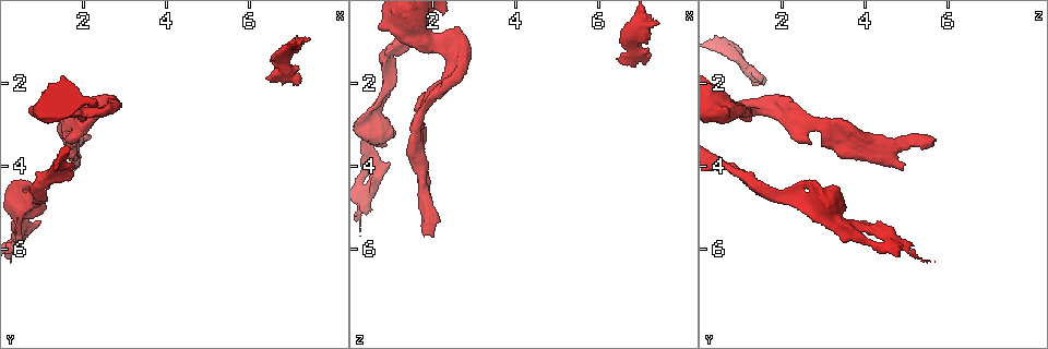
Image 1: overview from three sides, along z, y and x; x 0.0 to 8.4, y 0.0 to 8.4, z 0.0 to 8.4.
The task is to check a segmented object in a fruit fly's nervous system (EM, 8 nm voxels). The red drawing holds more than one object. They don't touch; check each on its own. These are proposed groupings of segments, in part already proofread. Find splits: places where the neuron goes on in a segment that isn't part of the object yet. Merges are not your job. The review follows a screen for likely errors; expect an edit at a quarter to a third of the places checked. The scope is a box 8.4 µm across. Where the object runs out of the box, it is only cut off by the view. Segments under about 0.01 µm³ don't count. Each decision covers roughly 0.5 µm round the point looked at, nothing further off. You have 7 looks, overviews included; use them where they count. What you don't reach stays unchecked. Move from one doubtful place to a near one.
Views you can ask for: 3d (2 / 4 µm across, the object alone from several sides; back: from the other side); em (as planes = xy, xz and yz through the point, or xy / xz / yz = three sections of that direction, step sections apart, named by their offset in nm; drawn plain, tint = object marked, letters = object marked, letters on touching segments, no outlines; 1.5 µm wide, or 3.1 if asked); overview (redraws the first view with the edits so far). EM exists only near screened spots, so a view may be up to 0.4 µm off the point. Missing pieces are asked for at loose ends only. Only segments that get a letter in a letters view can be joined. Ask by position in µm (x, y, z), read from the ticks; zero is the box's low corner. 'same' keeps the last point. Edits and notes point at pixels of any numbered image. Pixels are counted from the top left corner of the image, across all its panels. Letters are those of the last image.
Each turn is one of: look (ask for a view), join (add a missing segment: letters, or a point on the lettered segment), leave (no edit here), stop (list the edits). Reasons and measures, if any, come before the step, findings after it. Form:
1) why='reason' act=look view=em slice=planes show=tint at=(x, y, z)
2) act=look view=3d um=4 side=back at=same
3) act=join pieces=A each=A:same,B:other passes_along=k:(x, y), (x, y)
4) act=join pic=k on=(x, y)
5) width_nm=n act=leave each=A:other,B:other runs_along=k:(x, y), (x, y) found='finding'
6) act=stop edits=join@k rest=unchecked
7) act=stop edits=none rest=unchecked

why='branch stops here' act=look view=3d um=4 at=(1.75, 4.10, 0.75)

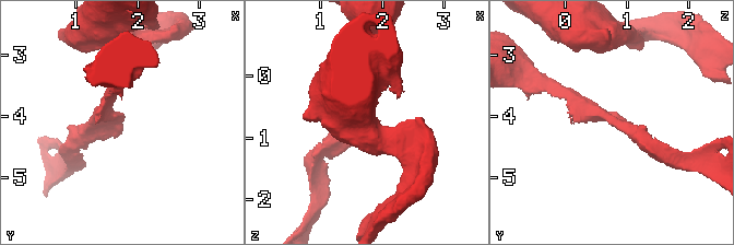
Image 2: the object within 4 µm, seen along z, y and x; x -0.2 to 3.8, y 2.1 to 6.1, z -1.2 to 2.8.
why='need the tissue' act=look view=em slice=yz step=8 show=letters at=(1.75, 4.05, 0.75)

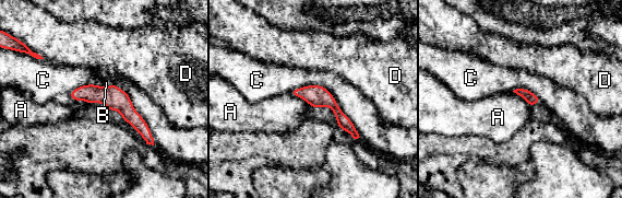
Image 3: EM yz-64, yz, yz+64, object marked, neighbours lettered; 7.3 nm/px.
why='another direction' act=look view=em slice=xy step=4 show=letters at=same

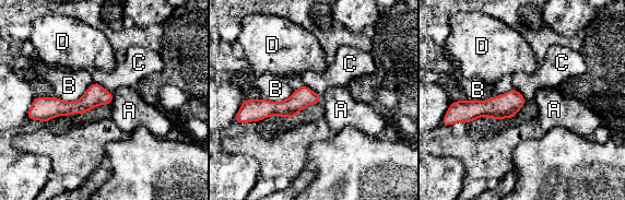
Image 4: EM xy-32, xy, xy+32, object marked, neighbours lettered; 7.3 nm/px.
width_nm=140 act=leave each=A:other,B:other,C:other,D:other runs_along=4:(109, 95), (77, 107), (42, 109) found='none of them fits'

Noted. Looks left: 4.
why='free end' act=look view=em slice=planes show=plain at=(0.70, 4.40, 2.35)

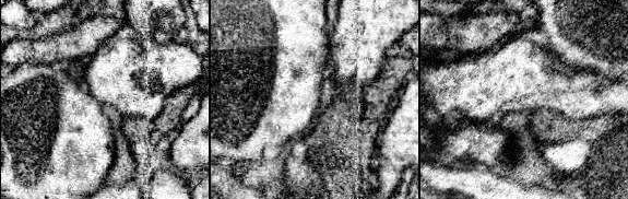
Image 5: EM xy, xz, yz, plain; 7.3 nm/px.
why='see the neighbours' act=look view=em slice=planes show=letters at=same

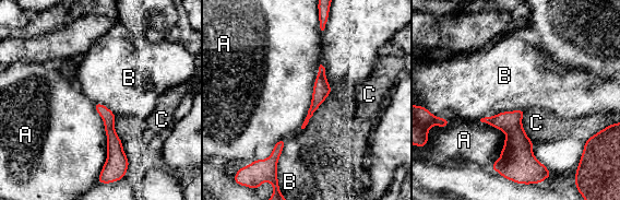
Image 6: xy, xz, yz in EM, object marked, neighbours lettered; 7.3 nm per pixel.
act=leave each=A:other,B:other,C:other border=6:(525, 109), (502, 110), (479, 119) found='none of them fits'

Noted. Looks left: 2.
why='an open end' act=look view=em slice=yz step=8 show=tint at=(2.05, 3.35, 5.70)

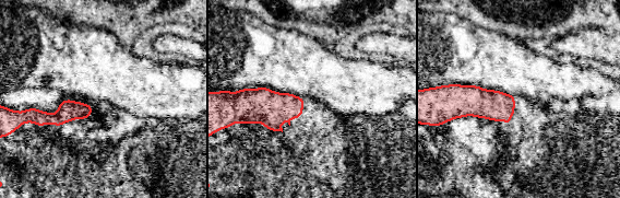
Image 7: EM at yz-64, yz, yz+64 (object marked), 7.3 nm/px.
act=look view=em slice=yz step=8 show=letters at=same

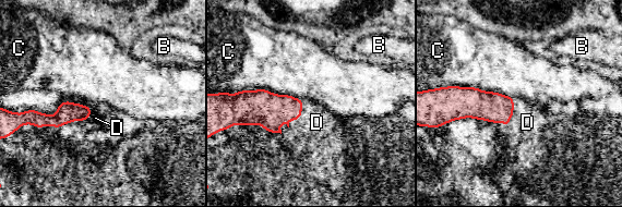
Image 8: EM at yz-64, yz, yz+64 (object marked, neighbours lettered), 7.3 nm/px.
act=join pieces=D each=B:other,C:other,D:same passes_along=8:(263, 108), (295, 120), (317, 122) found='the neuron continues'

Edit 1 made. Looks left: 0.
act=stop edits=join@8 rest=unchecked

